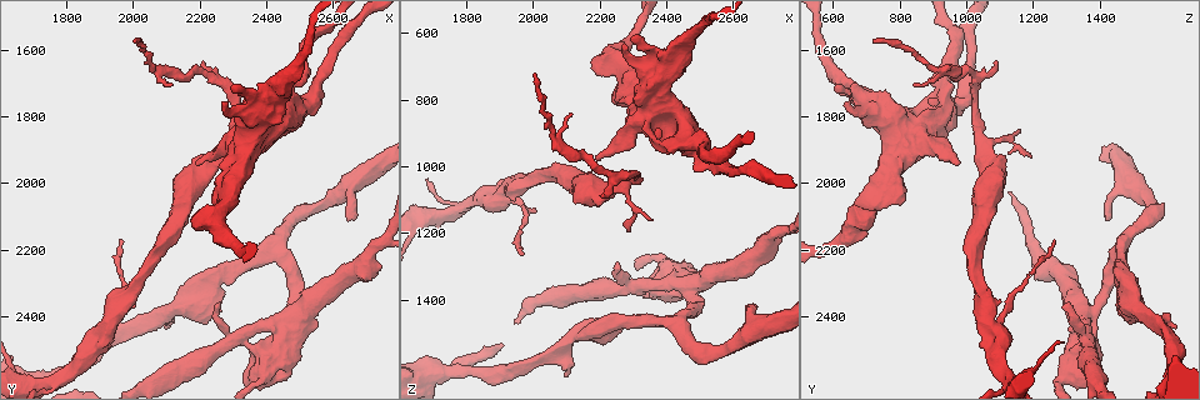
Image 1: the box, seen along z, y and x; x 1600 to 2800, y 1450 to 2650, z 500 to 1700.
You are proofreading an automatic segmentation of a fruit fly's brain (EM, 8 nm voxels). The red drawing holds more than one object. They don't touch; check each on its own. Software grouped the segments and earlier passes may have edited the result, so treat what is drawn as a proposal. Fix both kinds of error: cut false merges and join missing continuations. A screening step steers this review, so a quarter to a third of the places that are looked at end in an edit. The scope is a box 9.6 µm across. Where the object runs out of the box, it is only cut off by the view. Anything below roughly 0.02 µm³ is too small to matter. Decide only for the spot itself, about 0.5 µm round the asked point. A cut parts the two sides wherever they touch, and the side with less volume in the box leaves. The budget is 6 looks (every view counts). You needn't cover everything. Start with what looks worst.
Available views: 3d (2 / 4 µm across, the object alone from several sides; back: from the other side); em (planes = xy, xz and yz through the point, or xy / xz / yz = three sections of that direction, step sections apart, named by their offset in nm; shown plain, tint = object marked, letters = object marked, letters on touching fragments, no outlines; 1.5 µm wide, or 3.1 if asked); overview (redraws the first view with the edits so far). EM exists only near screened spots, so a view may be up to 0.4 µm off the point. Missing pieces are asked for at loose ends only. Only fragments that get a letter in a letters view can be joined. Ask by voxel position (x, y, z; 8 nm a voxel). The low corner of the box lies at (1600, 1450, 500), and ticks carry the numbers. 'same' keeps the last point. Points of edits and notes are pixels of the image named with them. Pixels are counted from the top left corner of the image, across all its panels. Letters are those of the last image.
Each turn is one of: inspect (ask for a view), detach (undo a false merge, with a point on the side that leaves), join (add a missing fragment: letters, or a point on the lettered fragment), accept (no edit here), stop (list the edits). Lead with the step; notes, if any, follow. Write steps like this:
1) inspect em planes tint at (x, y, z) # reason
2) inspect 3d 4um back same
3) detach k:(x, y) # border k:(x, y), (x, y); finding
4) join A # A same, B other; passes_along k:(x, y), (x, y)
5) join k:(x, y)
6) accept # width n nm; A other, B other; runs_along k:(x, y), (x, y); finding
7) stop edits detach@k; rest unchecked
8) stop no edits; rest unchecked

inspect 3d 2um at (2210, 1630, 1080) # free end

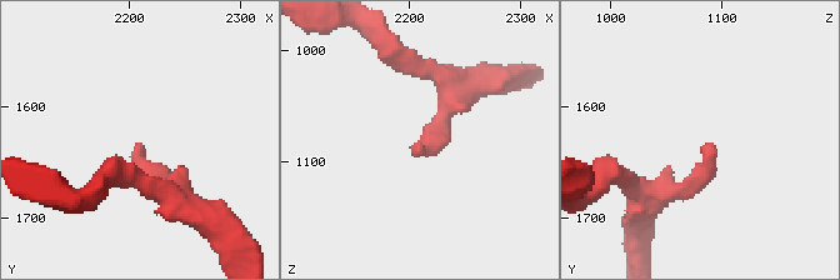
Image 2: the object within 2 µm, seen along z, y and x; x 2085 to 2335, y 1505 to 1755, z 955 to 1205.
inspect em xz step 4 tint at (2208, 1634, 1084)

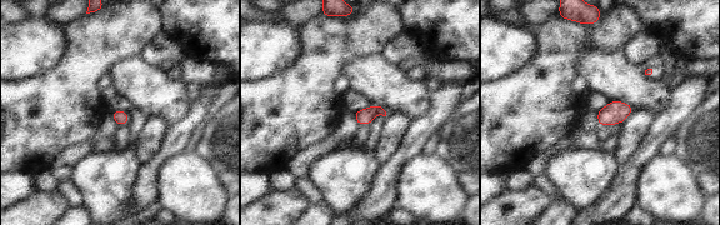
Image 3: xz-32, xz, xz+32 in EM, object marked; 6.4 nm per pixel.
inspect em planes letters same # cut it another way

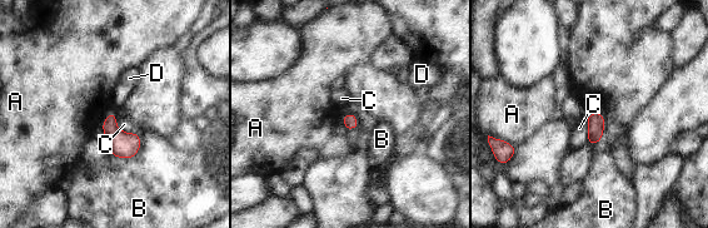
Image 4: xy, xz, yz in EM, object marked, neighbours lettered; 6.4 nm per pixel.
accept # A other, B other, C other, D other; border 4:(509, 143), (514, 147); no lettered fragment goes on from it

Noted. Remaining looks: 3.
inspect 3d 4um back at (2350, 1840, 1160) # tapers out

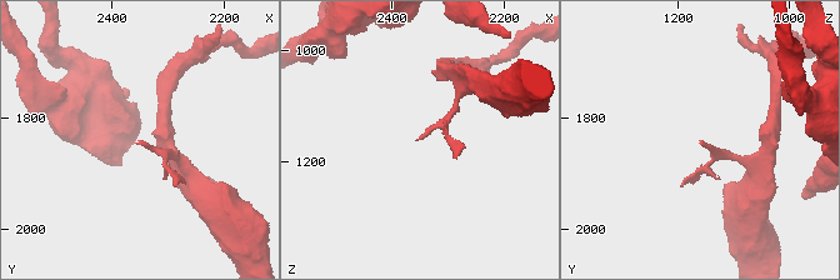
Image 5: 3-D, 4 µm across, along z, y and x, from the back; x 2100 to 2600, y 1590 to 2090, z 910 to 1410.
inspect em planes tint at (2350, 1840, 1155) # shape alone is not enough

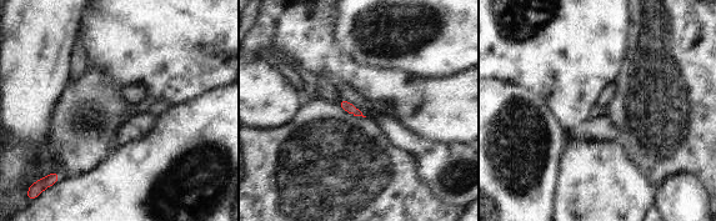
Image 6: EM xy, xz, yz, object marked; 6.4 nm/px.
inspect em planes letters same

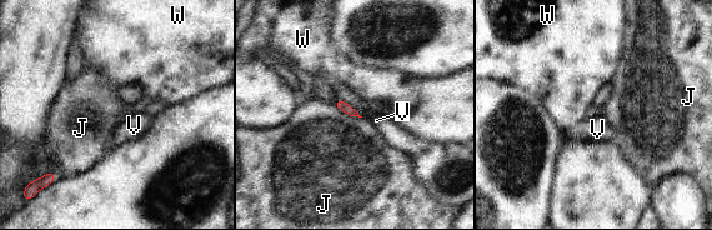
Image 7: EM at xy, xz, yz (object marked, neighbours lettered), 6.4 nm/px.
accept # width 70 nm; J other, V other, W other; border 7:(332, 104), (344, 113), (361, 118); none of them fits

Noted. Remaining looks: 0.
stop no edits; rest unchecked

